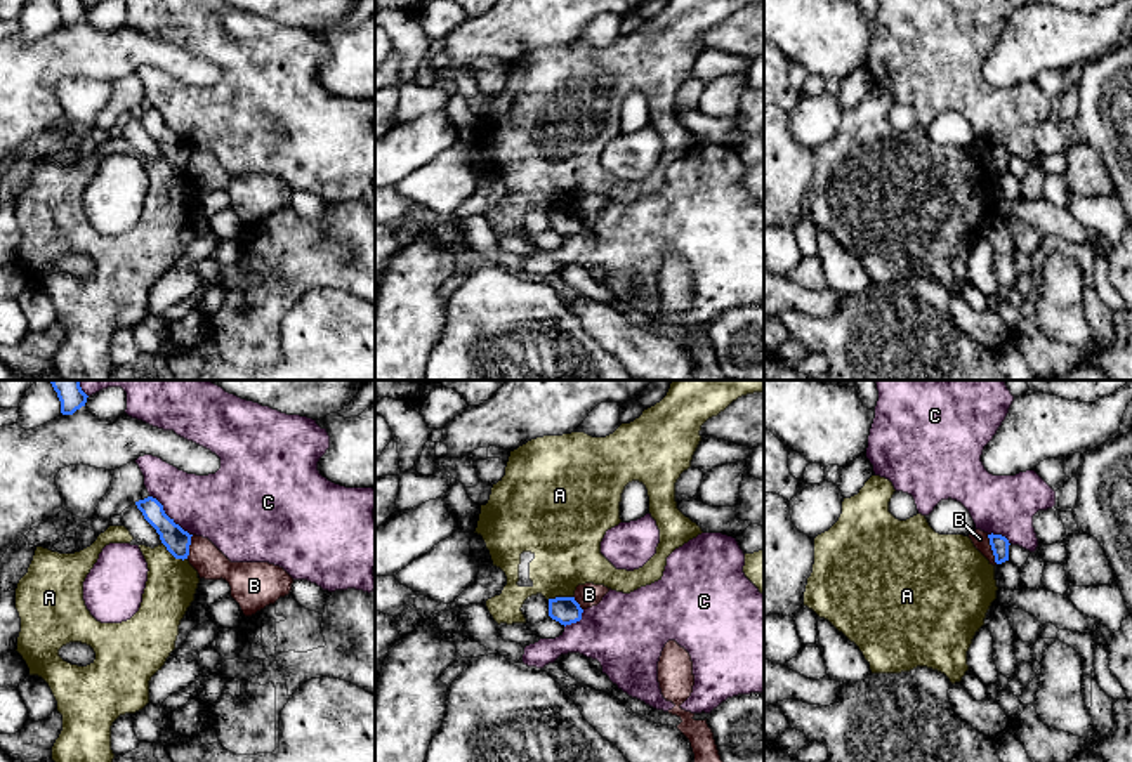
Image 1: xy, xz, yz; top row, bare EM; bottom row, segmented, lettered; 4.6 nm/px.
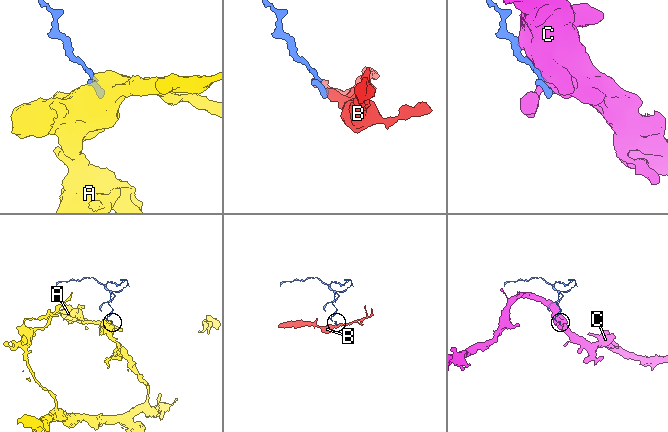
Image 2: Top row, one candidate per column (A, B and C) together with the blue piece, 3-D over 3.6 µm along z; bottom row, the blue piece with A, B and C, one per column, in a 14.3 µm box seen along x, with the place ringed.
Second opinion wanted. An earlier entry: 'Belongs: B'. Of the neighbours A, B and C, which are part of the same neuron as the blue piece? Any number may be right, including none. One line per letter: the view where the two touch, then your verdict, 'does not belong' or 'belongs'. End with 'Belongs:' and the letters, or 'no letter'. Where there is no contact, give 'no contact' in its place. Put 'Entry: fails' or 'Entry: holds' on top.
Entry: fails
A: xy | does not belong
B: yz | does not belong
C: xy | does not belong
Belongs: no letter

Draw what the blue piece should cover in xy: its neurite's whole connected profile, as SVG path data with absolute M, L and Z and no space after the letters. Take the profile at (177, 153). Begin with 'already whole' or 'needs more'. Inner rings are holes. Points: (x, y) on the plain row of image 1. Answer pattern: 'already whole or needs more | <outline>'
already whole | M148 108L135 113L135 116L142 123L144 130L156 141L167 161L175 170L188 170L193 146L175 135L174 130L165 125L163 116L156 109Z

